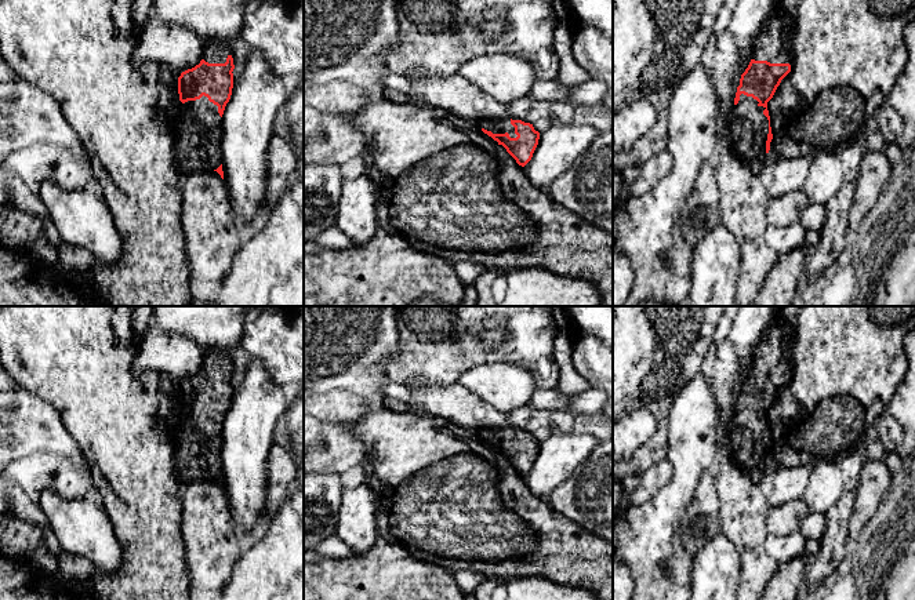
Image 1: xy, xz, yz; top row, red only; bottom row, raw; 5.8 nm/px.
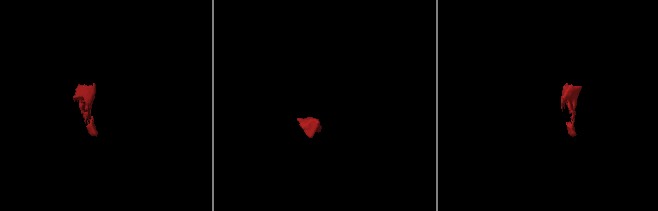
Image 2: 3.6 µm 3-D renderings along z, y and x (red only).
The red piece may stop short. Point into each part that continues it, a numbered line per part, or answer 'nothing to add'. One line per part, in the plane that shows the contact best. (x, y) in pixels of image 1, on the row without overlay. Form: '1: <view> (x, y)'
1: yz (773, 352)
2: yz (748, 435)

